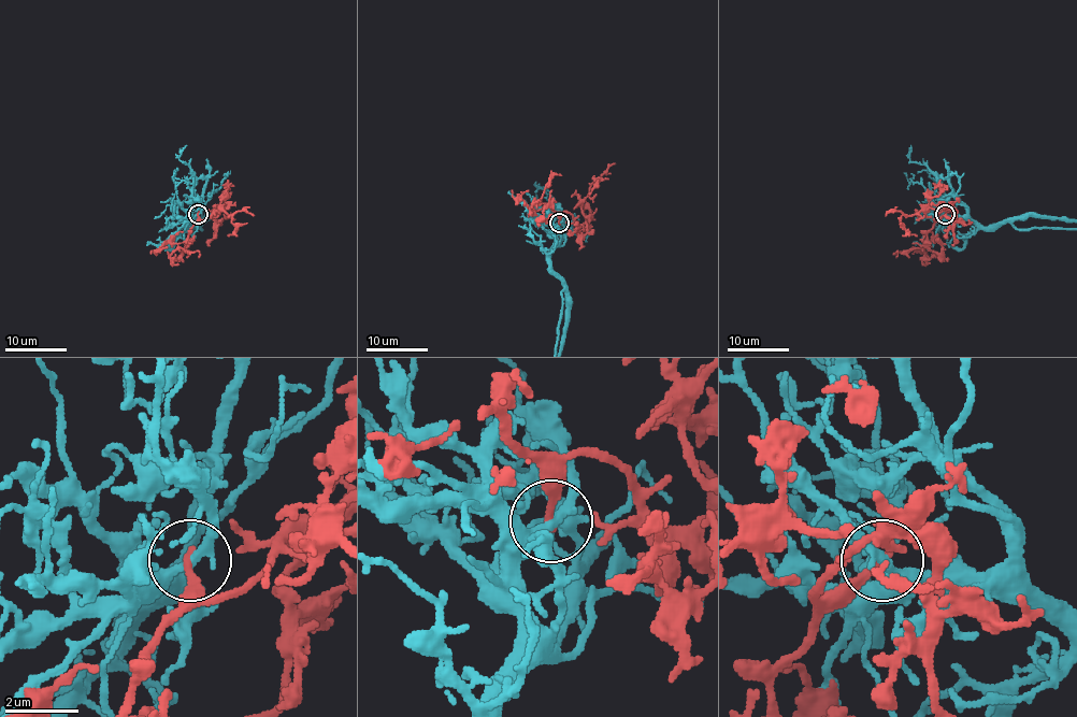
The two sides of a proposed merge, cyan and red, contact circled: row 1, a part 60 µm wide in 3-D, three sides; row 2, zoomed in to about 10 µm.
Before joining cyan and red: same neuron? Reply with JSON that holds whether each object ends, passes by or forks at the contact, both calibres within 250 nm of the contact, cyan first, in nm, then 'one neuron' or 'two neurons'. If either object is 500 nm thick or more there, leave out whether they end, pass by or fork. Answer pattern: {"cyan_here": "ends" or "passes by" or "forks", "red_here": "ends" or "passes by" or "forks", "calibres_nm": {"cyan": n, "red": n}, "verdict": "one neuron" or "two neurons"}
{"cyan_here": "passes by", "red_here": "ends", "calibres_nm": {"cyan": 260, "red": 220}, "verdict": "two neurons"}

